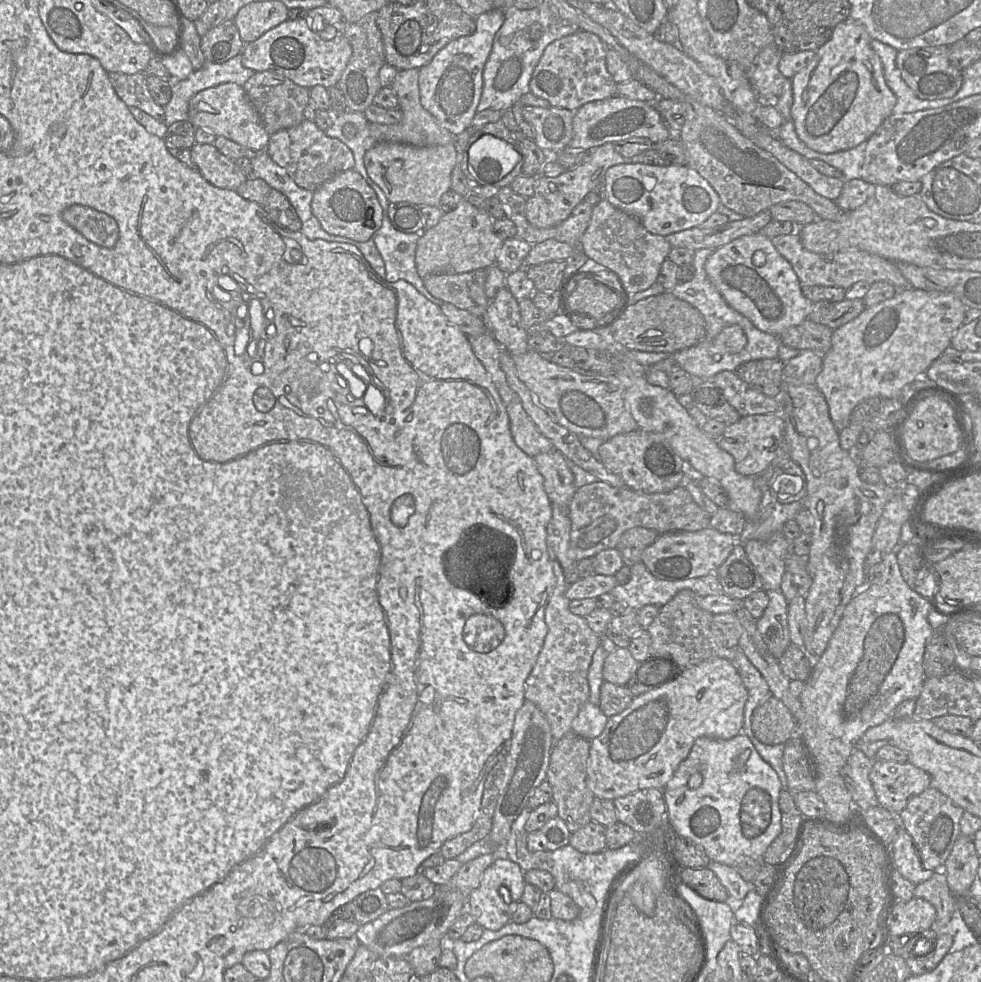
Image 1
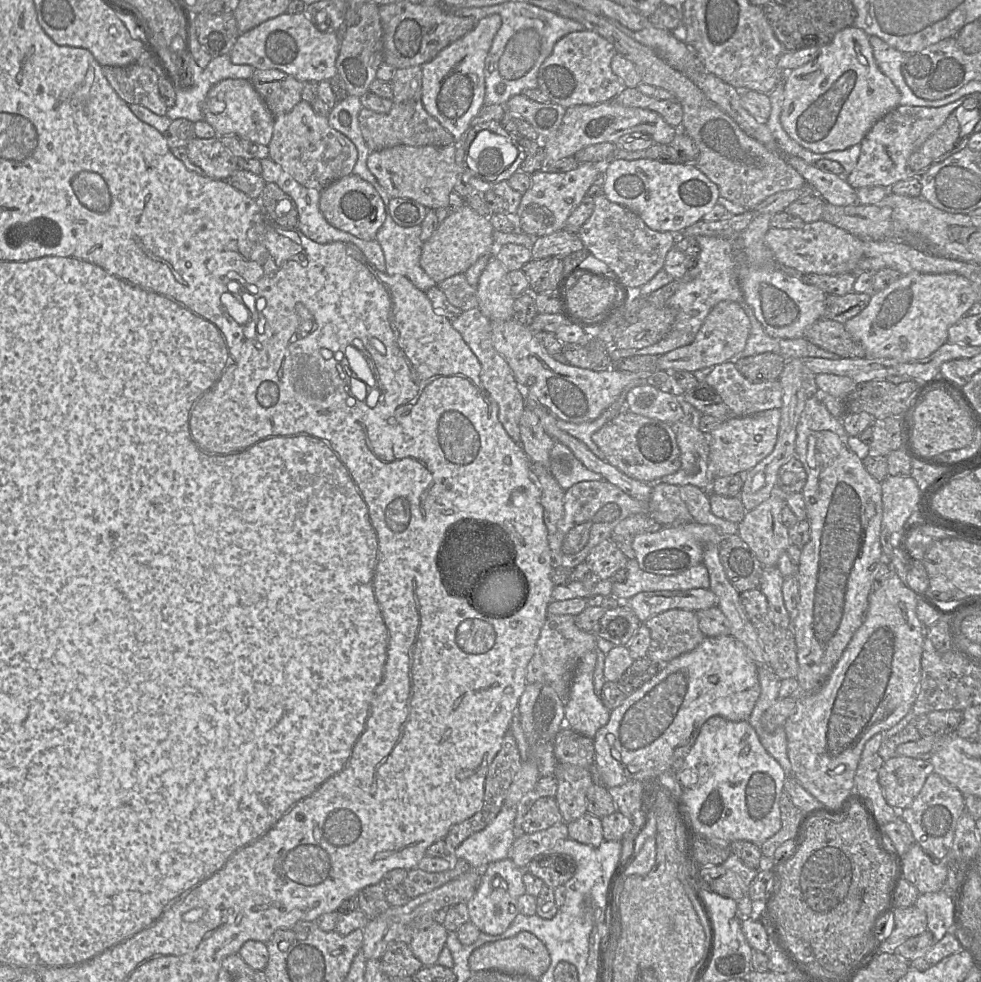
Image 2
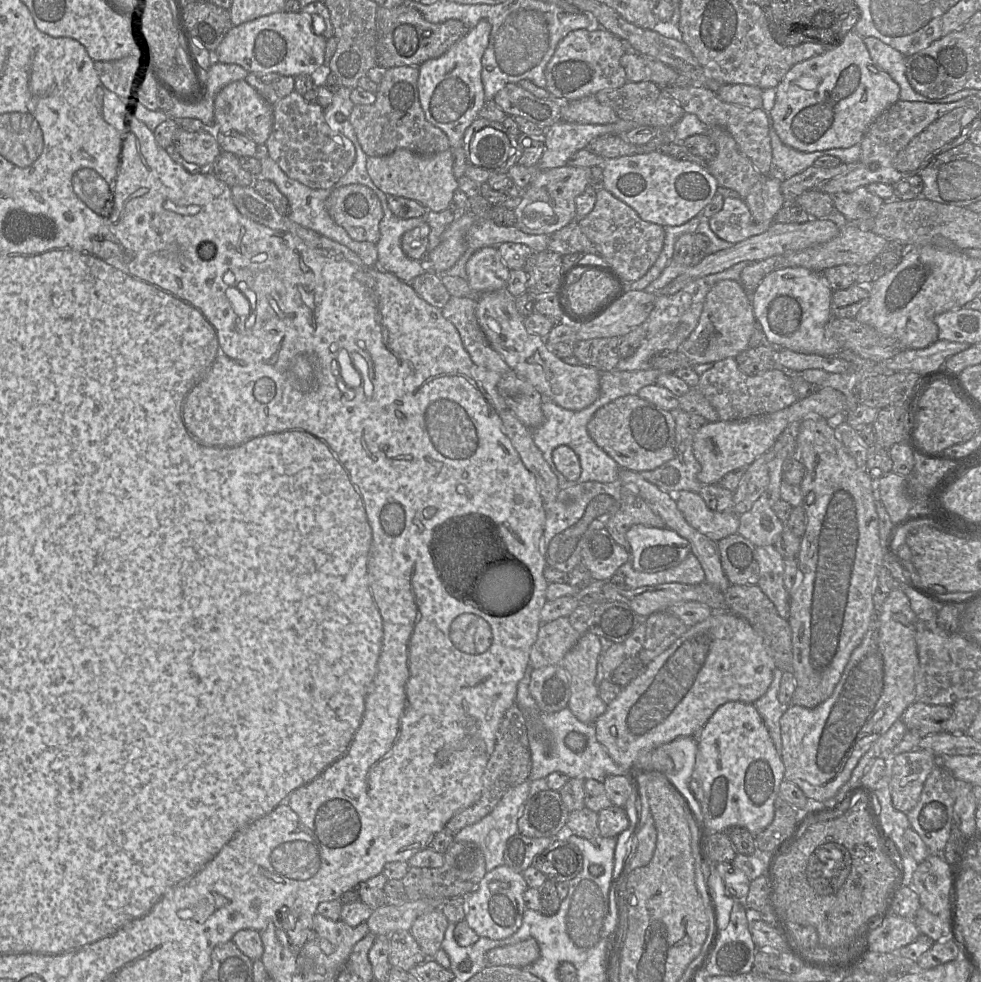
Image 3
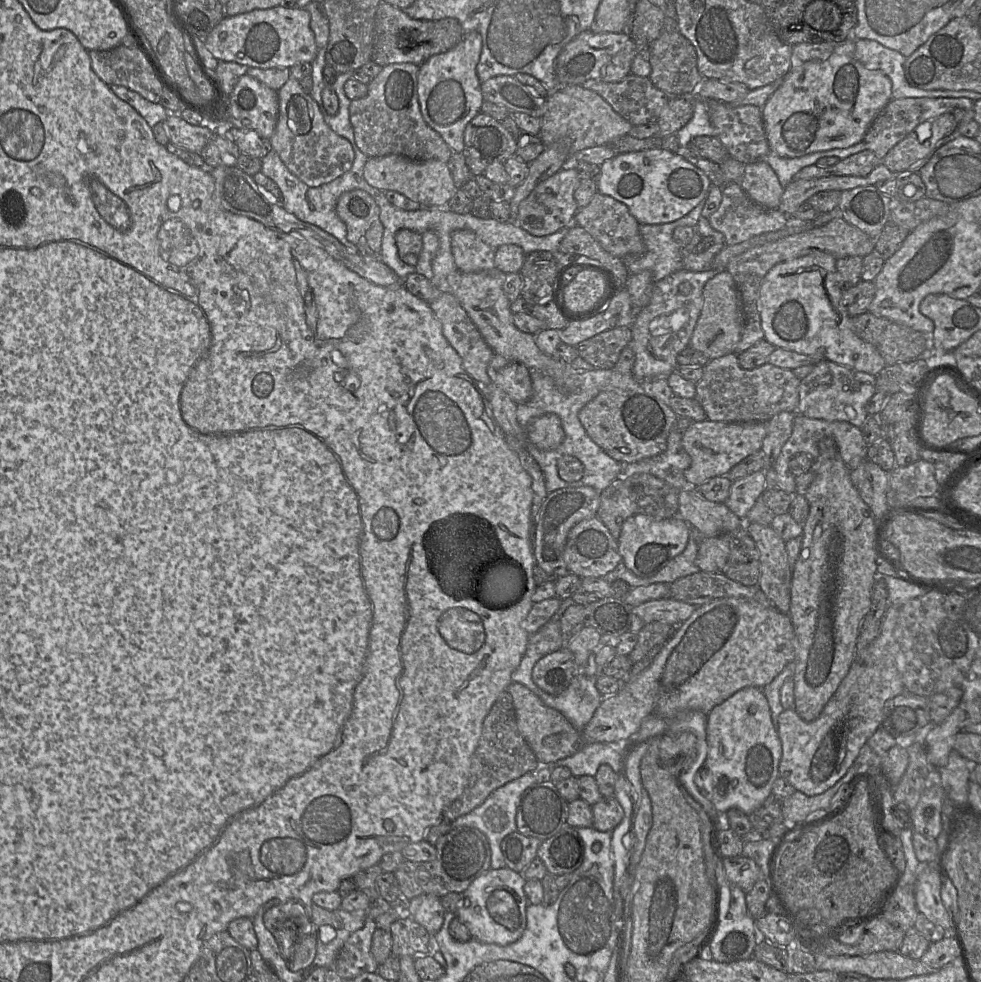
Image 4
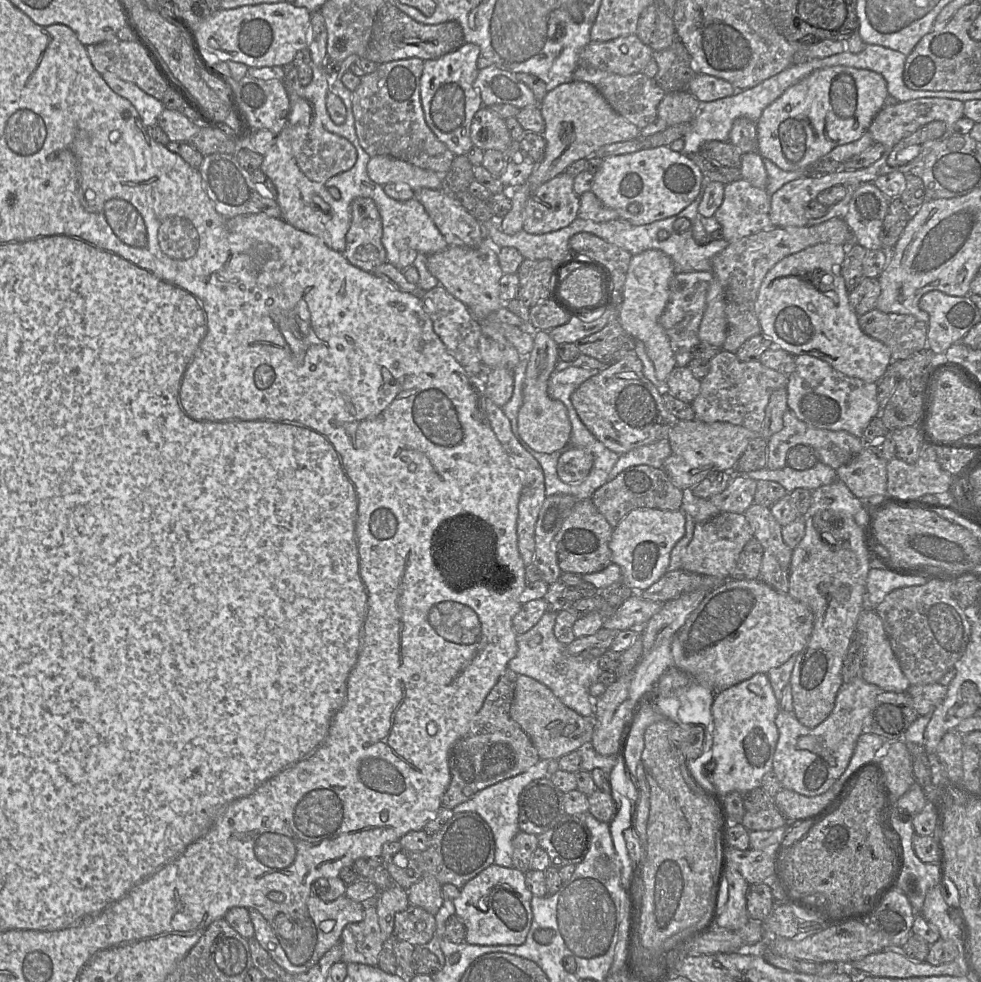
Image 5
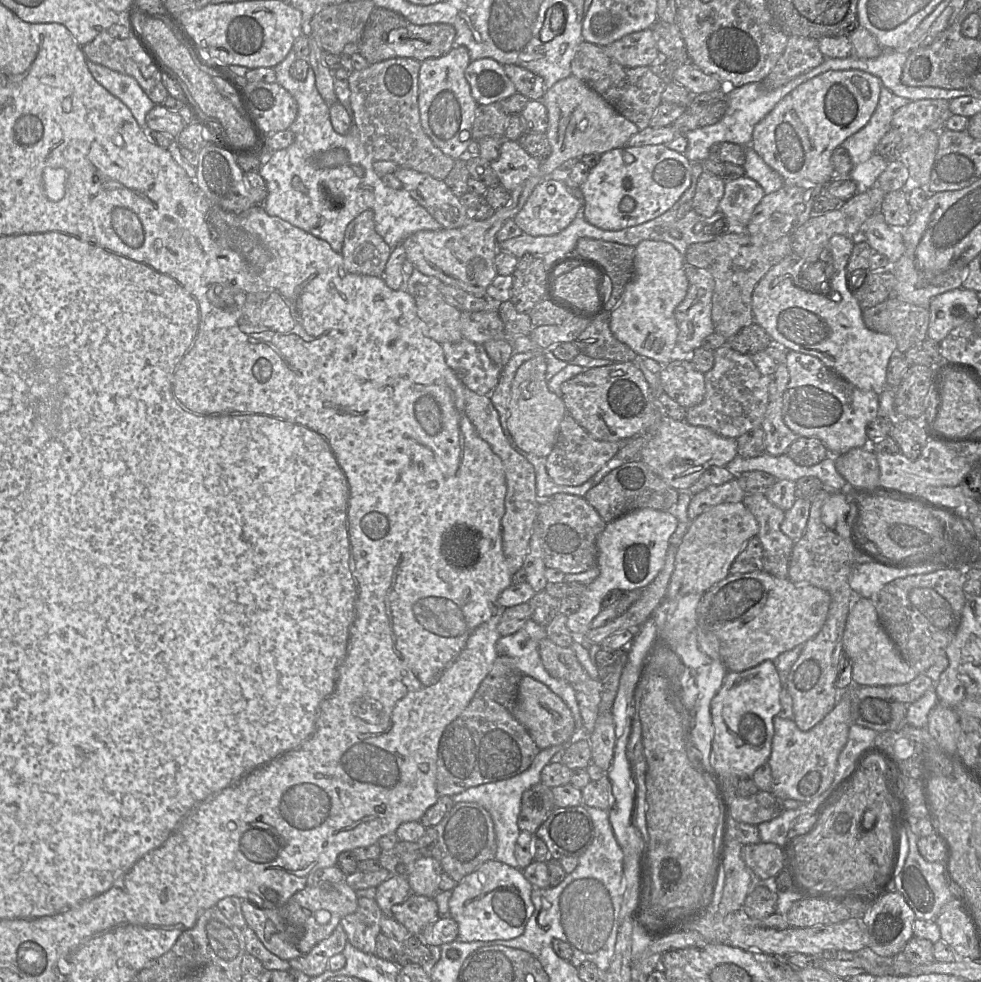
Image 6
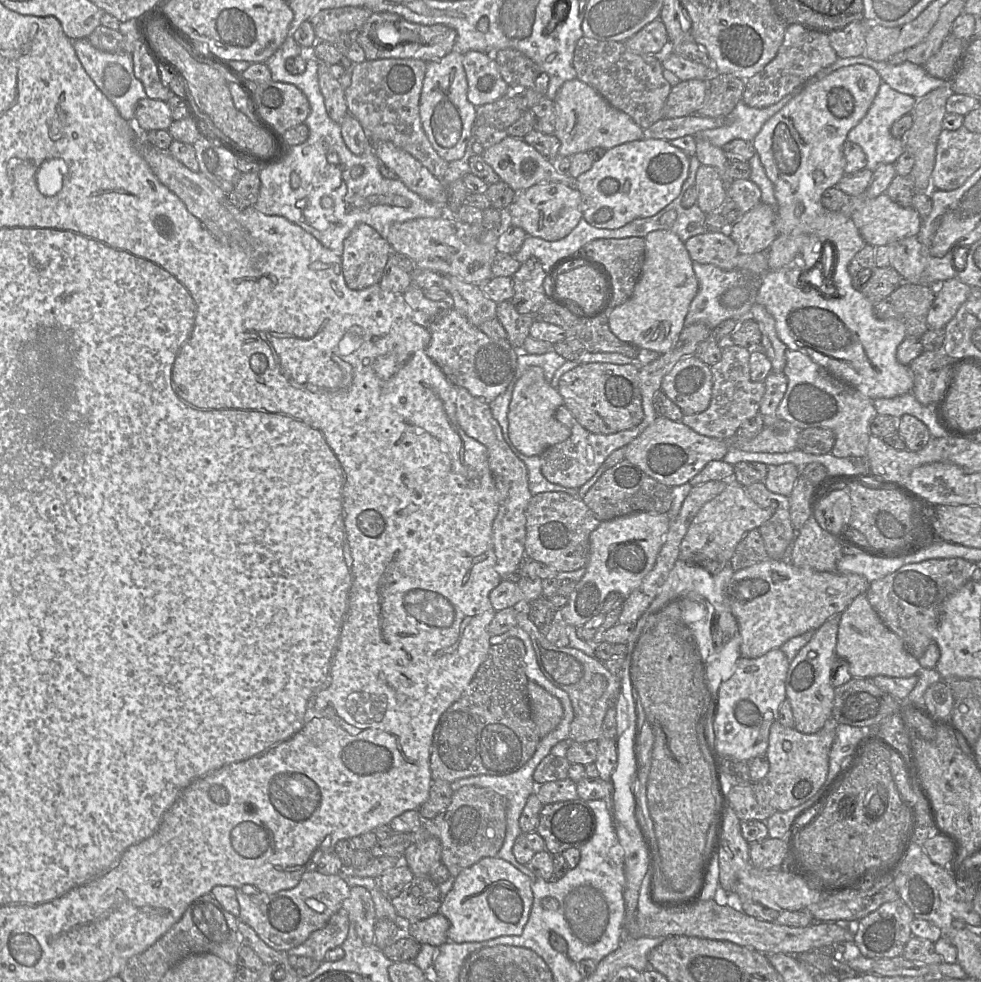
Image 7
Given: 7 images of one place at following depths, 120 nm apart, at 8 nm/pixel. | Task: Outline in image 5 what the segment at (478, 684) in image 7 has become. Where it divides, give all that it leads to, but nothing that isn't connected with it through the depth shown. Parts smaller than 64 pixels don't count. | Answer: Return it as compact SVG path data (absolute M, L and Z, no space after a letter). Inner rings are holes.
M506 668L475 715L468 733L451 748L448 759L451 780L441 799L443 807L453 810L479 791L519 775L539 762L530 738L510 716L517 677L517 673Z

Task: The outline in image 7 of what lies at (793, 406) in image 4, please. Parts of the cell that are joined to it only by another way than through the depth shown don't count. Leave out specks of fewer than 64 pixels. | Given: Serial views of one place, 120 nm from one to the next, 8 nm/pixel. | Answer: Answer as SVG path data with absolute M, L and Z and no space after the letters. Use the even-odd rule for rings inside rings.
M735 344L722 348L721 359L711 366L713 386L709 407L701 413L684 415L681 420L683 424L704 436L729 439L736 435L745 420L759 413L765 383L751 380L750 354L747 348Z

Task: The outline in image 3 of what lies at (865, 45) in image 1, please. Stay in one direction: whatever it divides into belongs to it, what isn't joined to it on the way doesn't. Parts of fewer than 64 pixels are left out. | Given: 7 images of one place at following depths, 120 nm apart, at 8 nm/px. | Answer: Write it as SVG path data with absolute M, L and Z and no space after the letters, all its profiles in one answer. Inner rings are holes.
M853 29L840 44L793 65L776 87L775 104L768 114L780 140L797 151L811 153L845 149L860 144L869 126L899 100L899 93L899 85L872 61L863 38Z

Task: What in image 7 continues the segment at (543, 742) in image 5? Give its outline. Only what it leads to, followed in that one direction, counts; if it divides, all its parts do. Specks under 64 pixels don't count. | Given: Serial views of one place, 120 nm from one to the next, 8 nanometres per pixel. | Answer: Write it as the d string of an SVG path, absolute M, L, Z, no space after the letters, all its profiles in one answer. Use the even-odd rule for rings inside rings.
M532 680L527 683L532 719L540 739L554 731L563 718L563 706L558 698Z

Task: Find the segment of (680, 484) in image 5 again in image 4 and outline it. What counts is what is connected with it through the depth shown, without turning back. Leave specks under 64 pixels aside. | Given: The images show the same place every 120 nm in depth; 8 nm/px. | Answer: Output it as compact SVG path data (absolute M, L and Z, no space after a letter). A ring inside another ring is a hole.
M704 420L693 422L682 433L682 446L691 458L689 468L684 471L686 480L698 486L716 476L725 476L736 464L747 456L761 450L762 442L766 436L766 422L717 422Z

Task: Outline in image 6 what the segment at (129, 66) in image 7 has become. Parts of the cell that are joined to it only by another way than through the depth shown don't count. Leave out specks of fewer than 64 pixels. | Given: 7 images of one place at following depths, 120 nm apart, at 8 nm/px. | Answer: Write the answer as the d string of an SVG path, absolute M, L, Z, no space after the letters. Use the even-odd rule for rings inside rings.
M87 60L93 78L131 111L140 127L146 127L146 115L155 103L145 94L139 83L131 76L113 71Z

